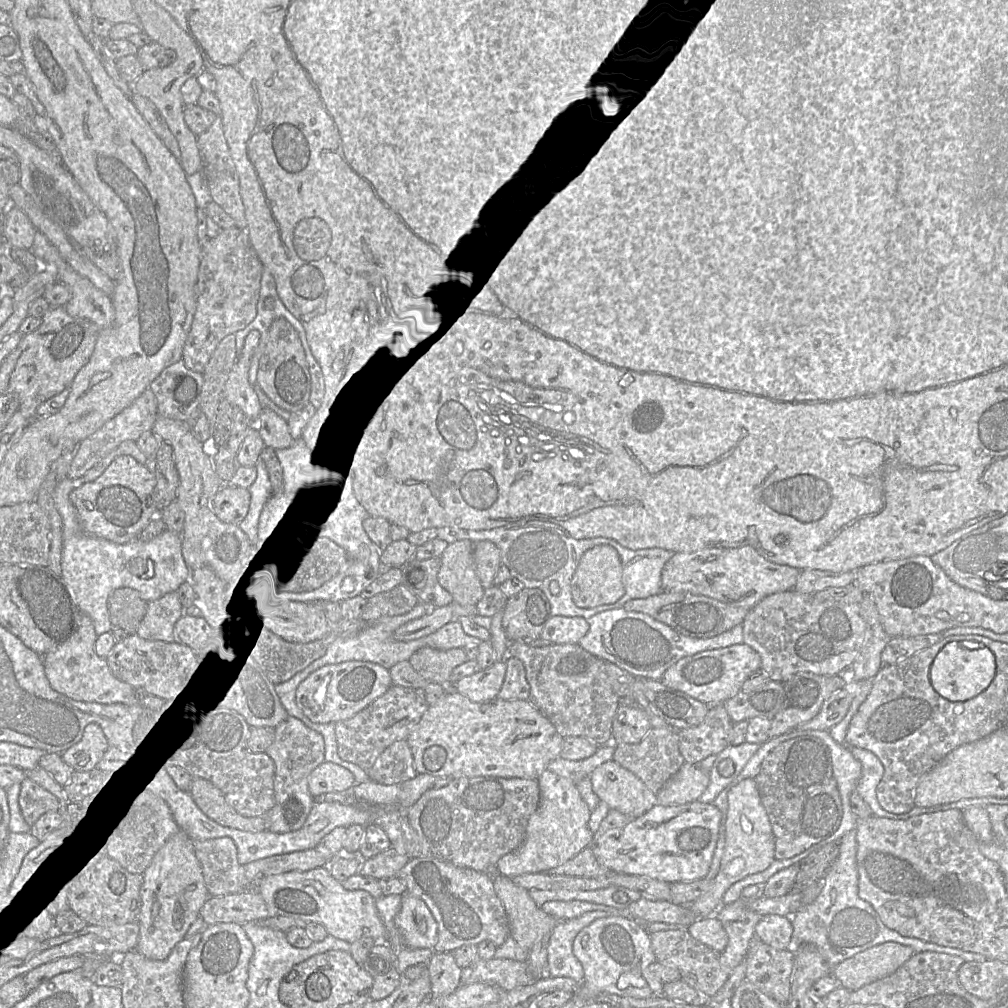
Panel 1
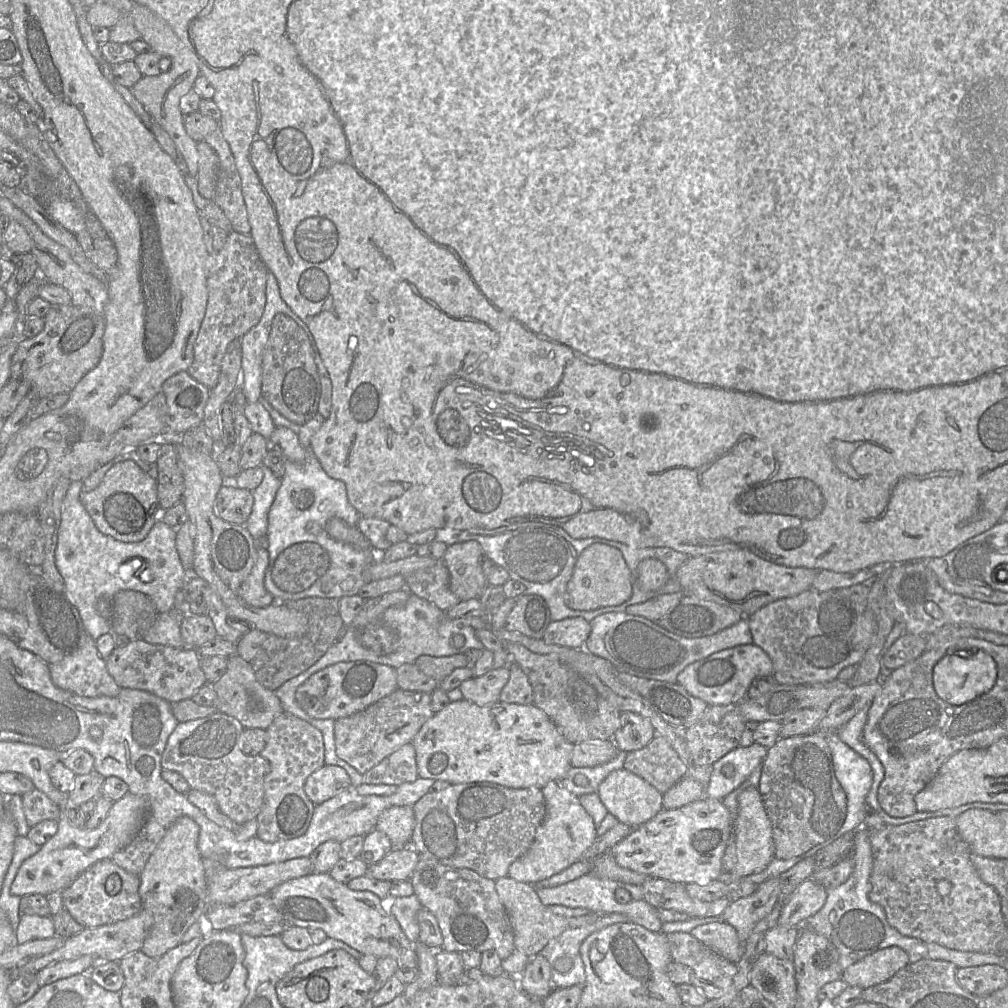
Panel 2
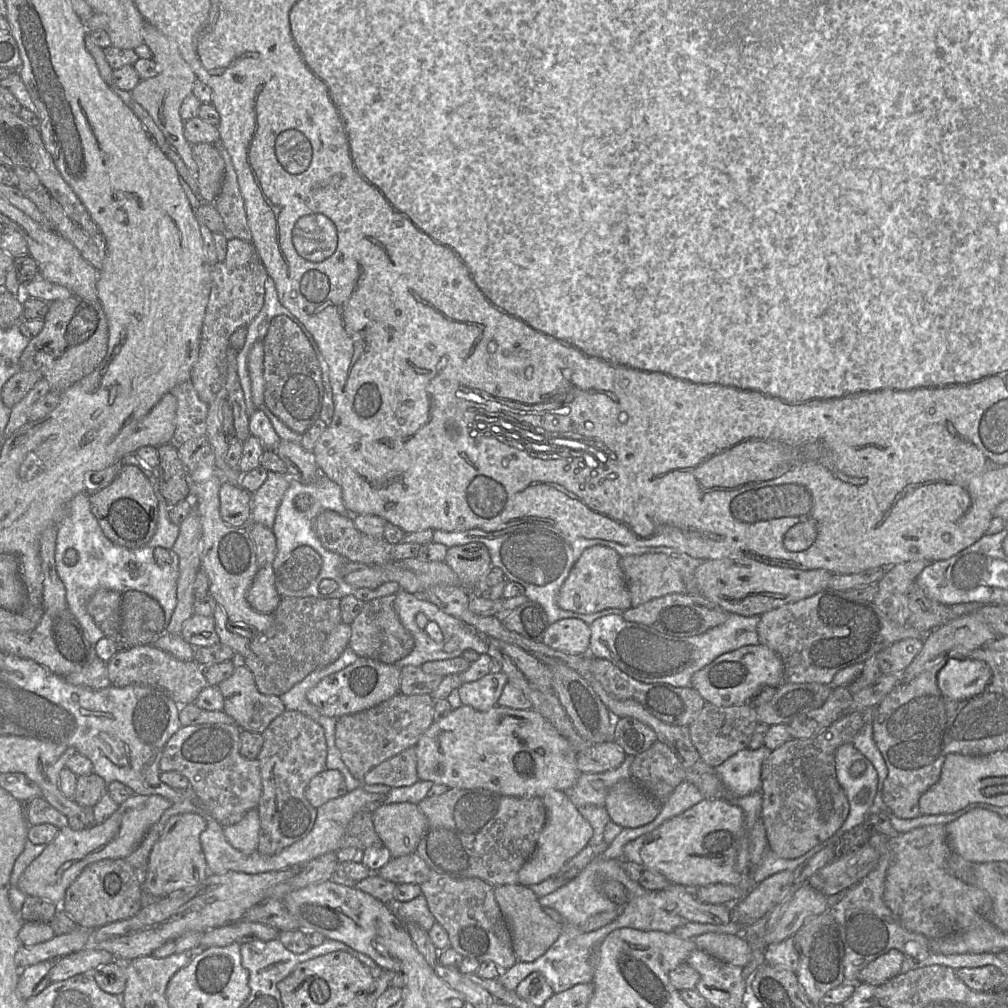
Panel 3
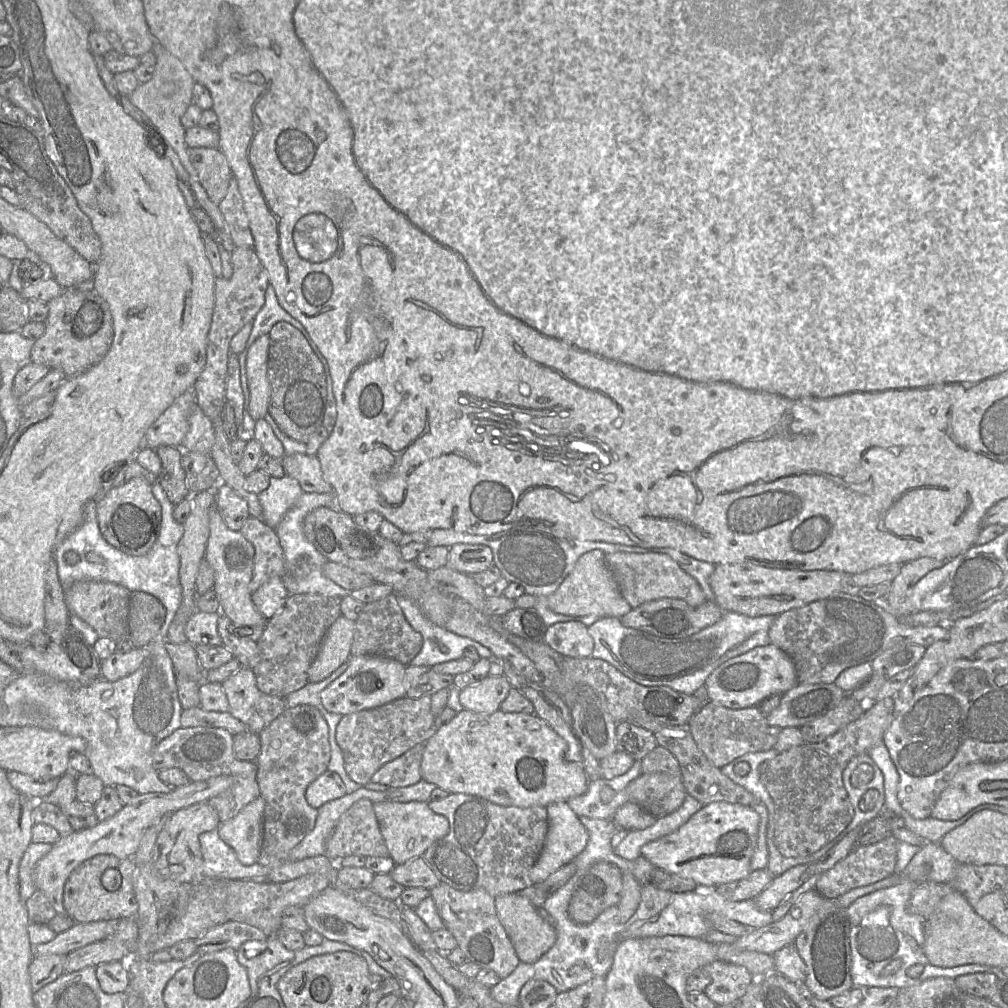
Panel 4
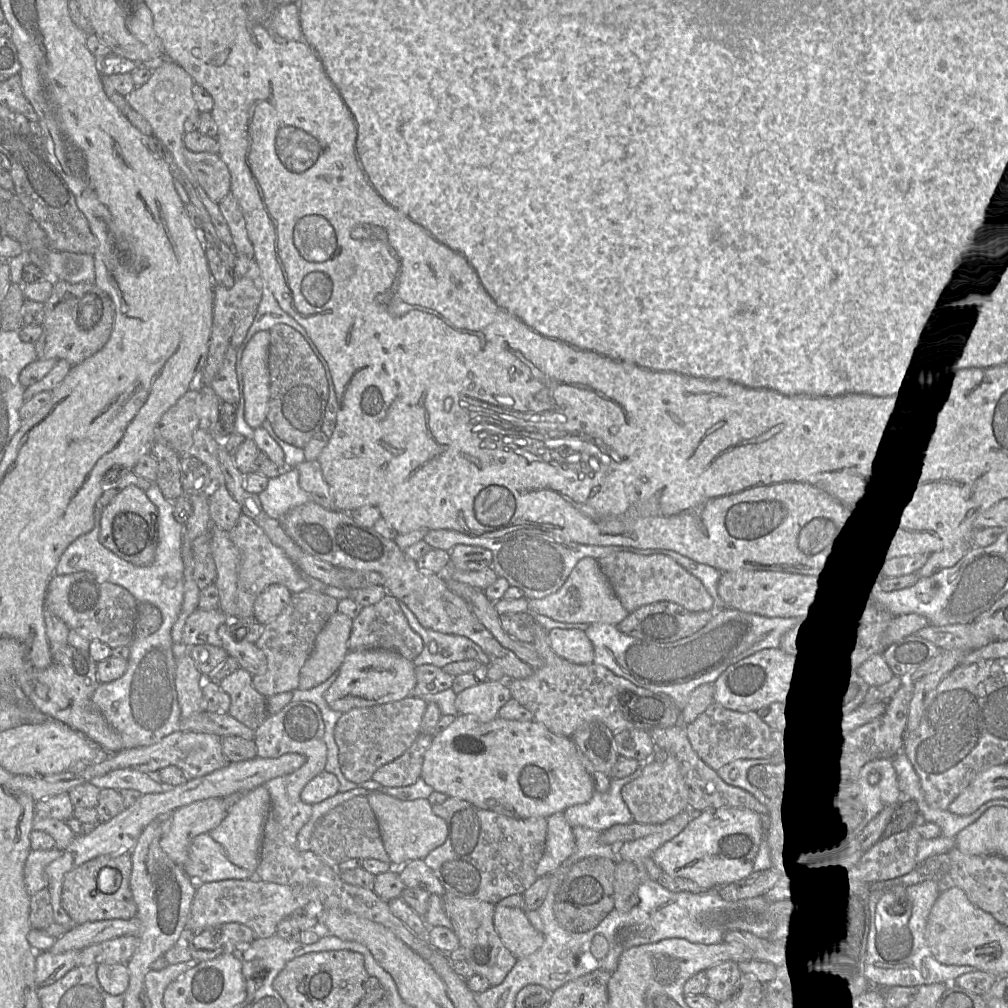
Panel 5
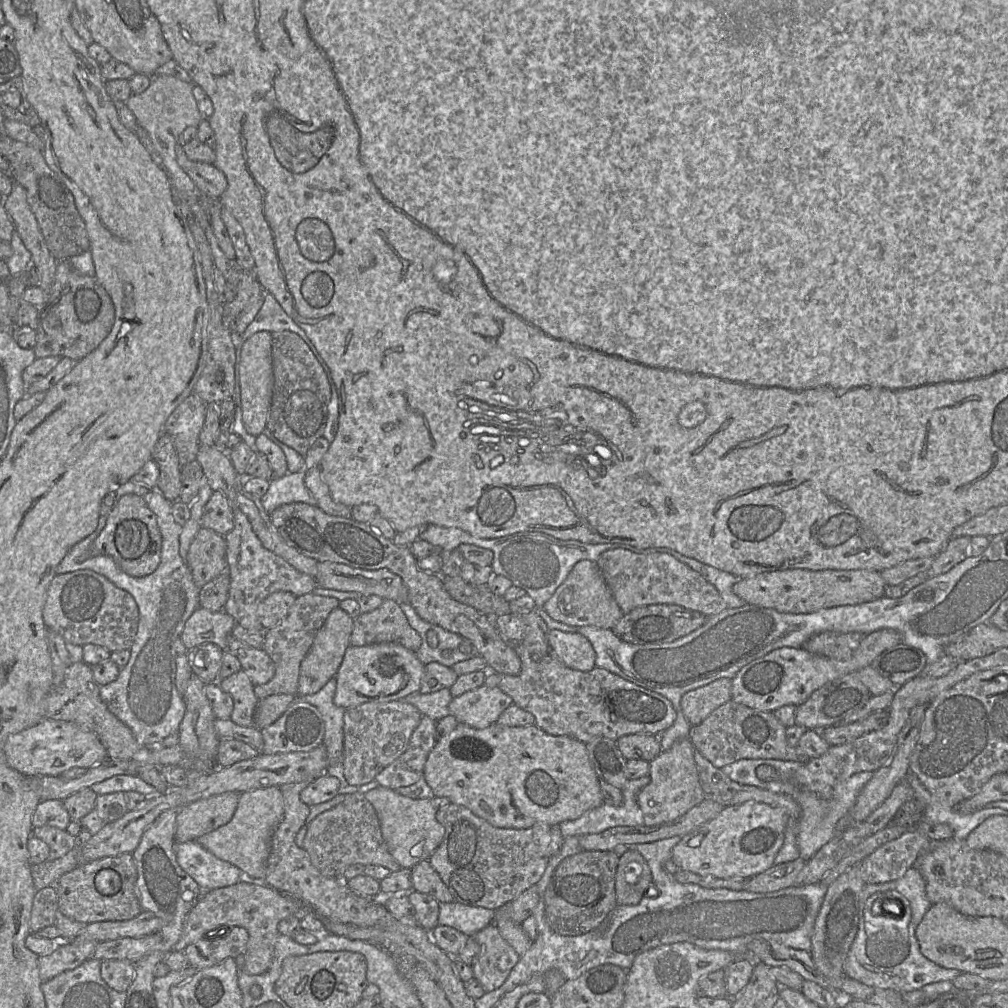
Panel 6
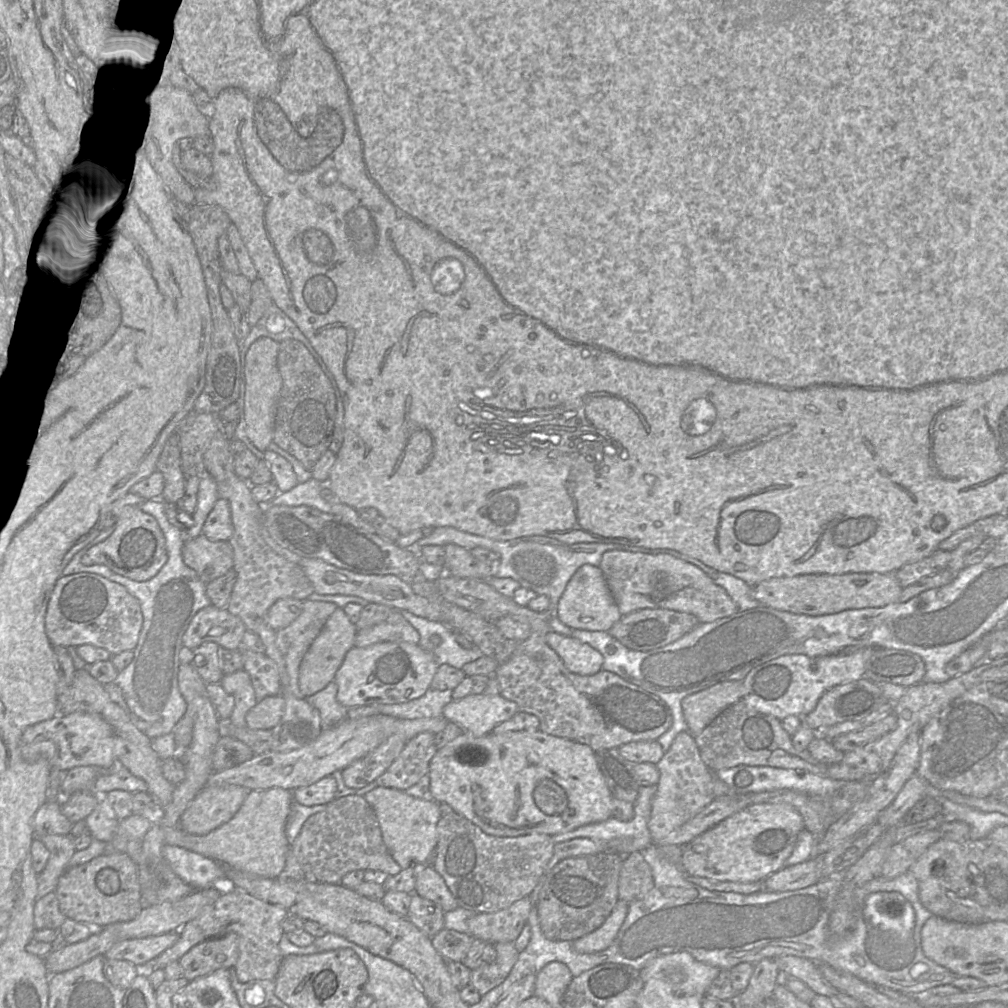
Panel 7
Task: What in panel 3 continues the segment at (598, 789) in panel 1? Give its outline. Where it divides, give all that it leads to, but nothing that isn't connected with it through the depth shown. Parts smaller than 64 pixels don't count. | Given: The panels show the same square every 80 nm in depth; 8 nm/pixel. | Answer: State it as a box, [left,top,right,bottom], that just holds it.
[605,777,662,828]

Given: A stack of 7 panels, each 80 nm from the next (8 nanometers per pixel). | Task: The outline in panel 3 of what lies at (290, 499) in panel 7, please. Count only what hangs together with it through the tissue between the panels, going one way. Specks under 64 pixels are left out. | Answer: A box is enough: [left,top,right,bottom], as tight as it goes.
[251,471,291,529]

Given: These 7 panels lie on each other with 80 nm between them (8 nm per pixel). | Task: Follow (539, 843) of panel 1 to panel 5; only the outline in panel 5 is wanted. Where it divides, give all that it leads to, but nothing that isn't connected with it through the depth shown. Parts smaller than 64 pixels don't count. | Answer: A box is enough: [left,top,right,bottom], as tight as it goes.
[535,812,575,878]

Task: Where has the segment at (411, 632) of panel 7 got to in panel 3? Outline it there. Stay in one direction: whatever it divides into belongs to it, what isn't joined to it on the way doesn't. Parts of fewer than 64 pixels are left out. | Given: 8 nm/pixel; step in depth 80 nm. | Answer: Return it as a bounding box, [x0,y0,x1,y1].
[348,594,414,664]

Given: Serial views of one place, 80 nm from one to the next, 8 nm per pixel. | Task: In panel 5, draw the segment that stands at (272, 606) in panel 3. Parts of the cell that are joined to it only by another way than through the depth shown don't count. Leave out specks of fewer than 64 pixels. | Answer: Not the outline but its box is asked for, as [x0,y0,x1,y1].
[254,584,291,625]

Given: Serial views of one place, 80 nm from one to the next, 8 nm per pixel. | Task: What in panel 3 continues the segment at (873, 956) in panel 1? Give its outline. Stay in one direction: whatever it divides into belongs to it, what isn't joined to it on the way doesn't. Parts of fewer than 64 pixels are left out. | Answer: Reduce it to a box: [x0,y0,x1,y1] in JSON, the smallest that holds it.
[858,949,904,987]

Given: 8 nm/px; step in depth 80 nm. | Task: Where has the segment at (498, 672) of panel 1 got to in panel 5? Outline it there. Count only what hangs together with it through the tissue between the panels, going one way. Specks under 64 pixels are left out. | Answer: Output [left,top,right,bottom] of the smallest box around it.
[455,680,511,722]

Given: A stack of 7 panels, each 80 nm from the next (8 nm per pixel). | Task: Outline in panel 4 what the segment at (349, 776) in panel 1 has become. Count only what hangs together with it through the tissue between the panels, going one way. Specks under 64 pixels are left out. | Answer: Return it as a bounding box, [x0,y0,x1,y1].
[305,770,347,809]

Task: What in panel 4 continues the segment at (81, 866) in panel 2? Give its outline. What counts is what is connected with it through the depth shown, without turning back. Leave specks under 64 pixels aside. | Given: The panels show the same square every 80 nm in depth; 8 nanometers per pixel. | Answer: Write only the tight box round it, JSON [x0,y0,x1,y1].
[33,775,233,915]

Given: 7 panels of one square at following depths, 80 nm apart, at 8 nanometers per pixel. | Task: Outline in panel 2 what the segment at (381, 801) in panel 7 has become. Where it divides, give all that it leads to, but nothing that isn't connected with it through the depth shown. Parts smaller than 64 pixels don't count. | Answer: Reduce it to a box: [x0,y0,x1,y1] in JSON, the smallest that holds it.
[375,806,415,849]

